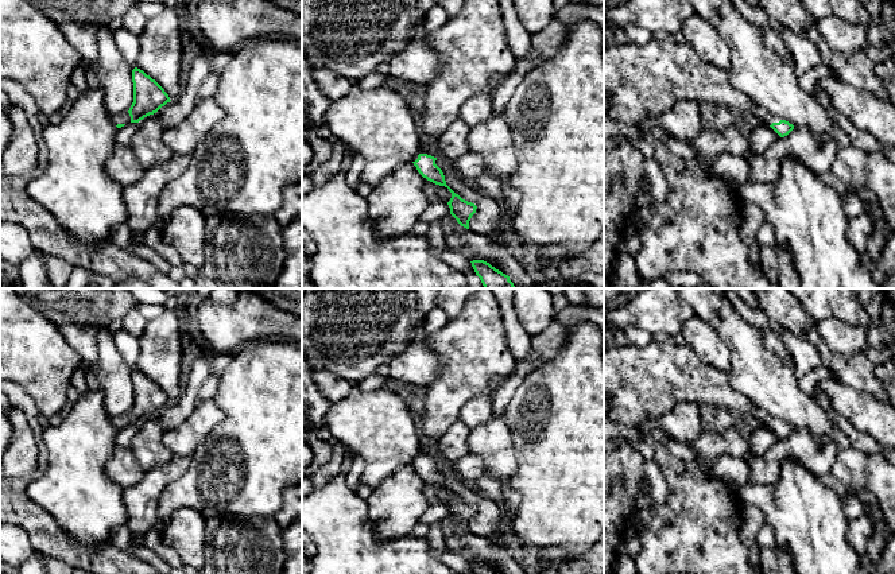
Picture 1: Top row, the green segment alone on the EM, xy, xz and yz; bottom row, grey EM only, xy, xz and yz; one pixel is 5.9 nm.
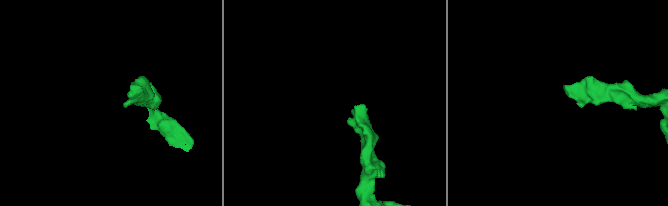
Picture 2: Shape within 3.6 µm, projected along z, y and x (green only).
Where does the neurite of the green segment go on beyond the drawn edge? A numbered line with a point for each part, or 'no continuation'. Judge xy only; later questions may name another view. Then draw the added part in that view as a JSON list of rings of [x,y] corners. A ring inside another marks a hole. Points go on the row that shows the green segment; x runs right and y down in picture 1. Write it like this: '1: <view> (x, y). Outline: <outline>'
1: xy (123, 117). Outline: [[[128,110],[121,112],[121,113],[116,113],[111,117],[112,117],[112,121],[113,121],[115,125],[117,125],[117,124],[129,124],[131,123],[131,116],[129,116]]]

